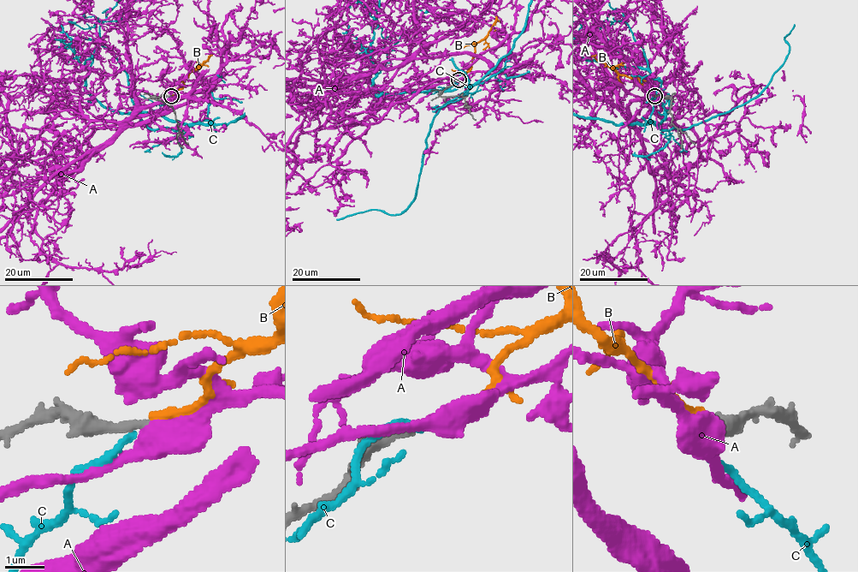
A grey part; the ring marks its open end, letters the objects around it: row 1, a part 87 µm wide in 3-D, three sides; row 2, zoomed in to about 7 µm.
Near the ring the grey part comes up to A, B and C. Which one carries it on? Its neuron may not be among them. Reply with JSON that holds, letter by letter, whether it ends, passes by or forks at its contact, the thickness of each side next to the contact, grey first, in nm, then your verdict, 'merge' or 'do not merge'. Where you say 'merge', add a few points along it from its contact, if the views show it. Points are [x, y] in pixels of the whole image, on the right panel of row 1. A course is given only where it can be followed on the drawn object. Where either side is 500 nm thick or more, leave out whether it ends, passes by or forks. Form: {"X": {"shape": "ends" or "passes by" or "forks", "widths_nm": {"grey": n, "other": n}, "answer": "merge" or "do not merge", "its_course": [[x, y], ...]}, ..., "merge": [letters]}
{"A": {"widths_nm": {"grey": 220, "other": 500}, "answer": "do not merge"}, "B": {"shape": "ends", "widths_nm": {"grey": 190, "other": 200}, "answer": "merge"}, "C": {"shape": "ends", "widths_nm": {"grey": 320, "other": 160}, "answer": "do not merge"}, "merge": ["B"]}

